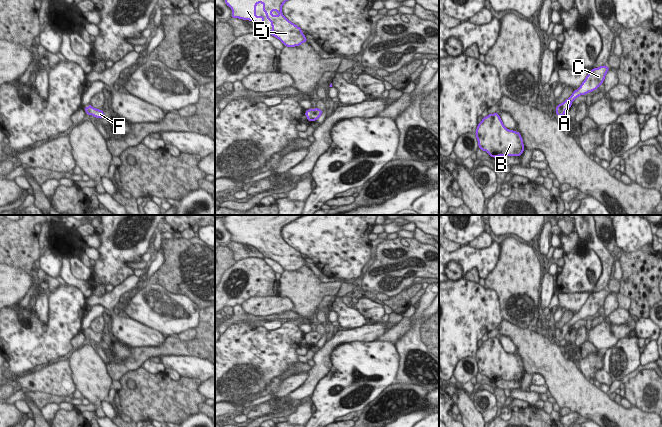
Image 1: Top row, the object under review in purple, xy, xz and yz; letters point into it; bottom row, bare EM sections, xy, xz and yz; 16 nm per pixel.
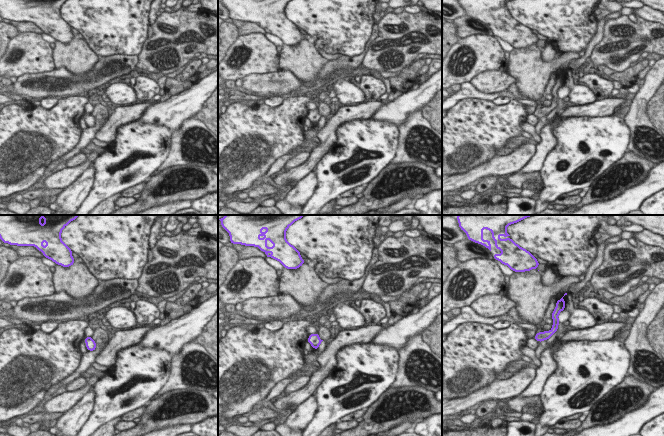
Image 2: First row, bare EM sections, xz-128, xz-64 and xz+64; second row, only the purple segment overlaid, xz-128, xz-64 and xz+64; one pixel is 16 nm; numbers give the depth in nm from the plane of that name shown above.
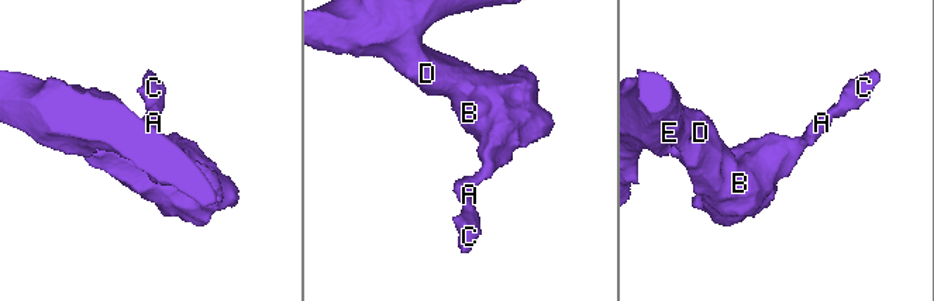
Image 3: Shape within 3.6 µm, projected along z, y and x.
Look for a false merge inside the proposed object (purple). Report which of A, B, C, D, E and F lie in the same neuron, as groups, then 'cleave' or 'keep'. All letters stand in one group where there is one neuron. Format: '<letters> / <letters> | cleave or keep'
A B C D E F | keep

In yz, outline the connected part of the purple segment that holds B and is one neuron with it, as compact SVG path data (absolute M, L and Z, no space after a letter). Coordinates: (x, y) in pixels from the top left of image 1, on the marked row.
M498 113L488 114L477 125L478 147L491 157L521 156L525 147L521 134L508 130Z

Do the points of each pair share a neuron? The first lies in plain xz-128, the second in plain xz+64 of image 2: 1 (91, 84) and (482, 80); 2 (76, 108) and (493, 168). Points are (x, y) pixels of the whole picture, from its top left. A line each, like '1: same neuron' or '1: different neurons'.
1: same neuron
2: different neurons

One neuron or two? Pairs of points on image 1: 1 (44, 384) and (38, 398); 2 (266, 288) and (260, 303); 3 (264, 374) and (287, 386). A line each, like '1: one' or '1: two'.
1: two
2: two
3: two

